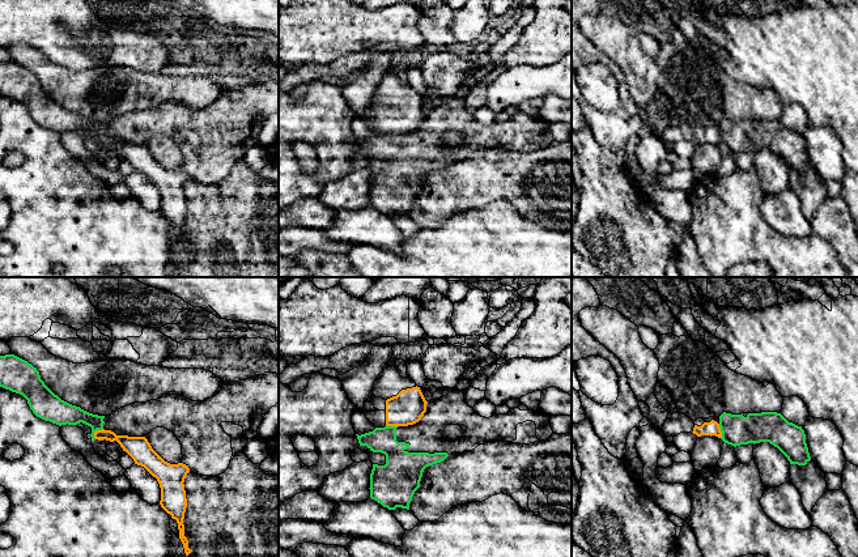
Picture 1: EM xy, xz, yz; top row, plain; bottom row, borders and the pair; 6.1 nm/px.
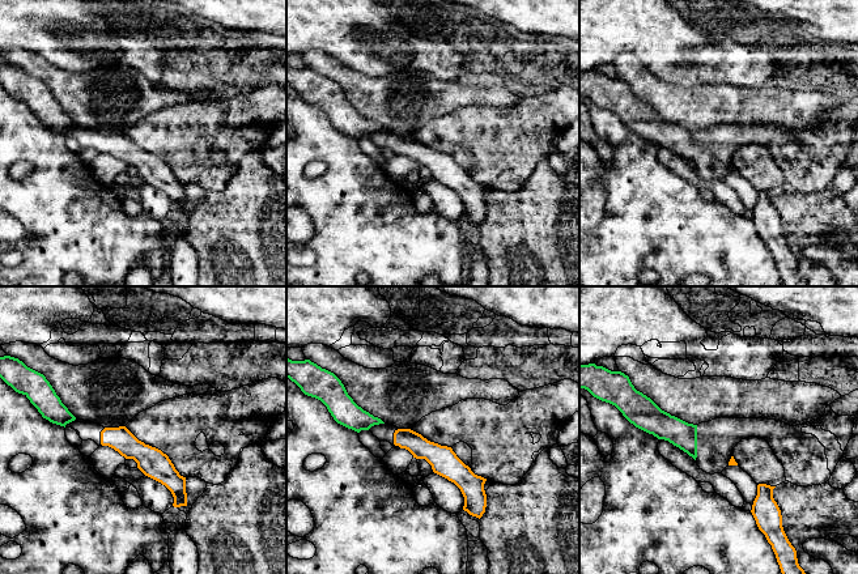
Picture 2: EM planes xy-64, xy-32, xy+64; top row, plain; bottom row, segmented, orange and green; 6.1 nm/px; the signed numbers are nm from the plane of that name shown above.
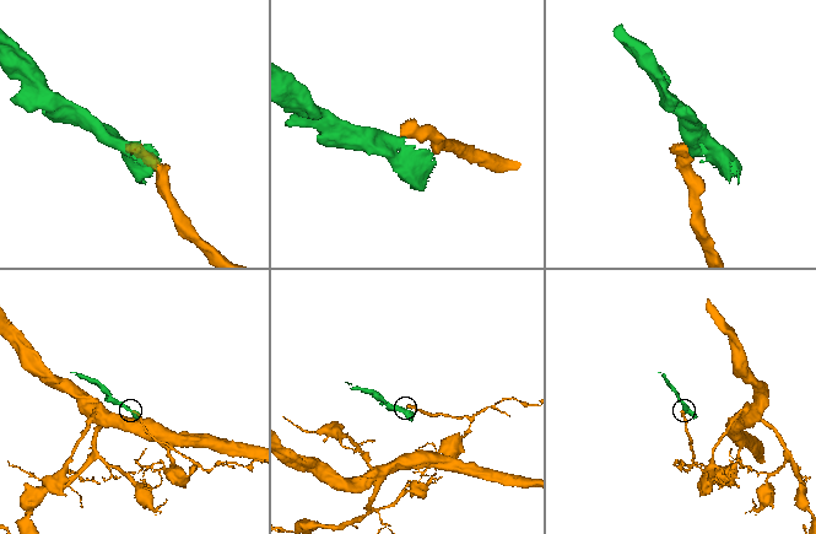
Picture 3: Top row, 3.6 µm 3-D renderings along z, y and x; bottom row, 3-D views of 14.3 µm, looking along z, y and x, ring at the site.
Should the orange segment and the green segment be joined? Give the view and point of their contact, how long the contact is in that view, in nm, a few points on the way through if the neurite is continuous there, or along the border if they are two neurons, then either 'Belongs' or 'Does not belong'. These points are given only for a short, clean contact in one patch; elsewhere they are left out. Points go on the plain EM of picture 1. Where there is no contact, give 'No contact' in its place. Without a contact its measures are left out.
Touches orange at xy (96, 139). Shared border 90 nm. Boundary: xy (102, 135), (94, 140), (94, 145). Does not belong

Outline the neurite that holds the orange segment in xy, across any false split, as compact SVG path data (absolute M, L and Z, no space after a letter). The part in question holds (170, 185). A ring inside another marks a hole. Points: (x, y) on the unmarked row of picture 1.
M97 137L94 145L98 148L116 148L135 171L144 174L153 184L157 186L161 195L161 214L171 222L178 230L179 246L183 251L184 260L188 263L188 247L184 243L184 220L187 205L184 197L184 186L190 179L188 173L183 170L170 171L165 169L150 153L145 144L116 143L111 137Z

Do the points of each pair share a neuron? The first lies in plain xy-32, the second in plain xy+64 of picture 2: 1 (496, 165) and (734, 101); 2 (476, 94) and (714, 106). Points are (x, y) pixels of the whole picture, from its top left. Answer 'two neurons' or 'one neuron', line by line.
1: two neurons
2: one neuron

